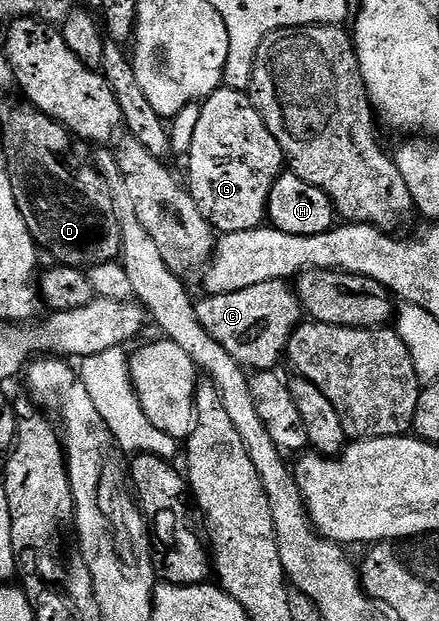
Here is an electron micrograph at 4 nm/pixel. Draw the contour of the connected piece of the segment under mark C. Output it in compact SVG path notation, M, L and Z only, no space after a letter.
M285 280L260 282L260 286L248 286L248 290L208 294L195 303L195 308L209 336L220 342L220 346L247 370L277 369L278 359L285 354L294 327L304 320L298 293Z

